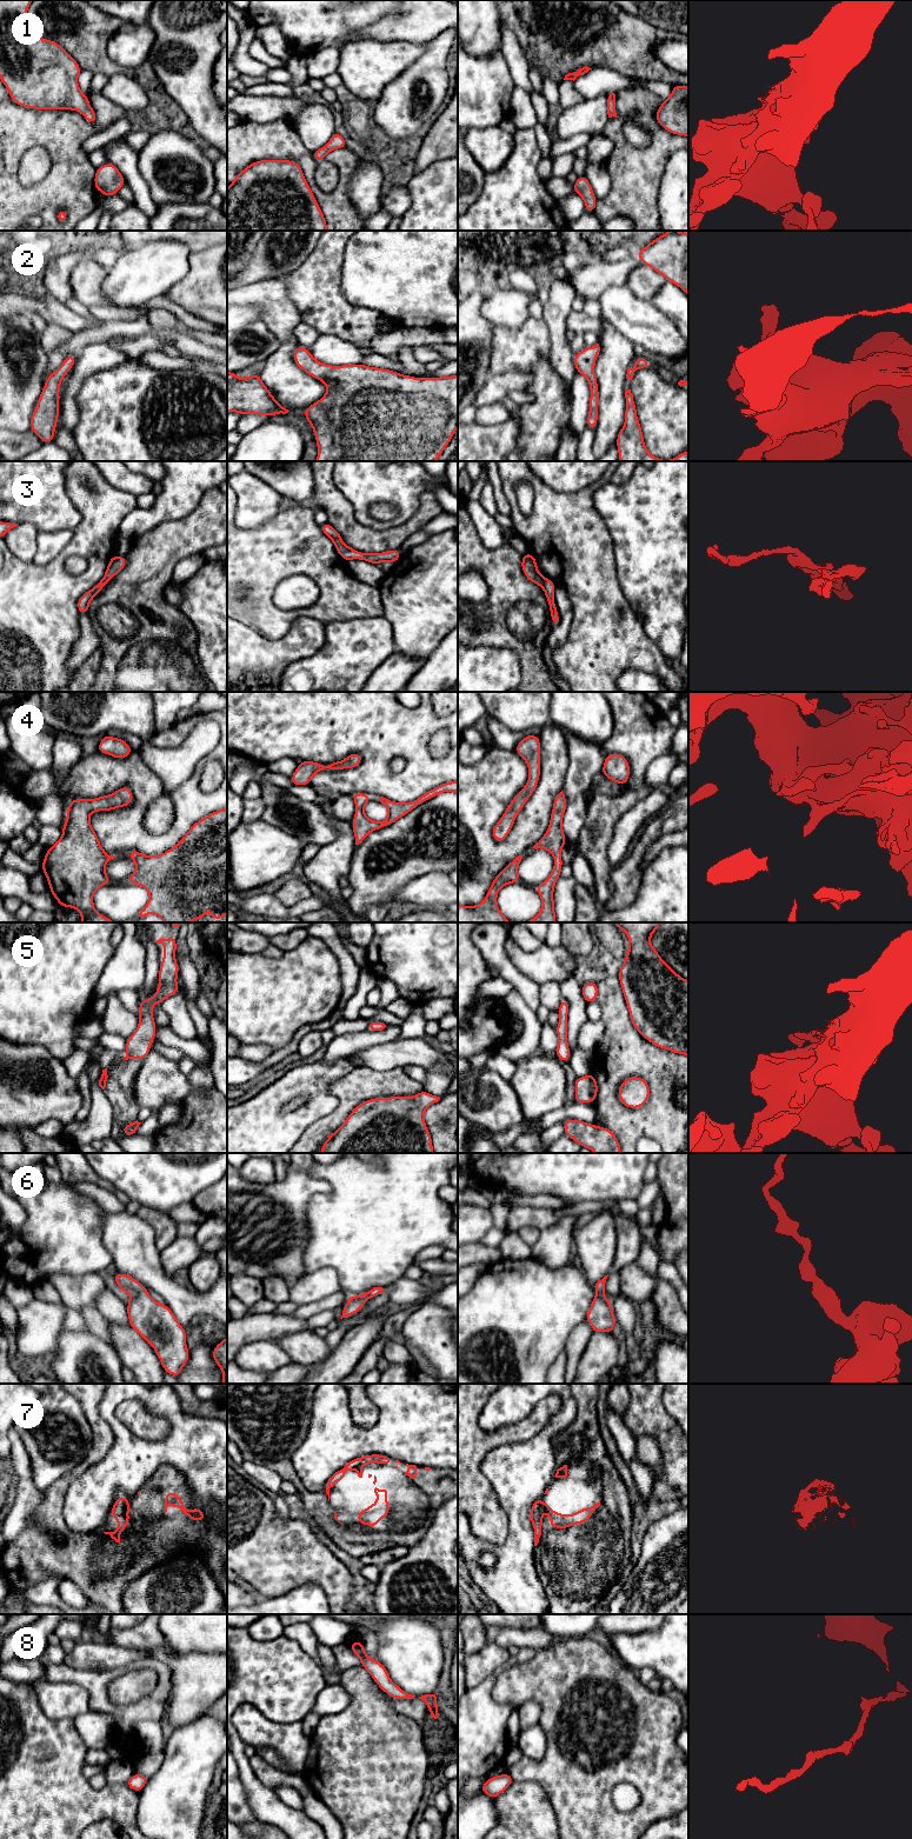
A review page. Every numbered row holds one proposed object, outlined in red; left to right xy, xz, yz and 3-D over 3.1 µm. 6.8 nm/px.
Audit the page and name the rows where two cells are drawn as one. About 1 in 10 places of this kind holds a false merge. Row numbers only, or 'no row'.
no row

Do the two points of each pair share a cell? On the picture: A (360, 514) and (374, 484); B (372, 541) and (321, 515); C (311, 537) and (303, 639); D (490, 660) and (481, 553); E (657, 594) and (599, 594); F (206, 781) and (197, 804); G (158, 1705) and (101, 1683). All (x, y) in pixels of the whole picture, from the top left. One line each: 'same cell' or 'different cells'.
A: same cell
B: different cells
C: same cell
D: different cells
E: different cells
F: different cells
G: same cell

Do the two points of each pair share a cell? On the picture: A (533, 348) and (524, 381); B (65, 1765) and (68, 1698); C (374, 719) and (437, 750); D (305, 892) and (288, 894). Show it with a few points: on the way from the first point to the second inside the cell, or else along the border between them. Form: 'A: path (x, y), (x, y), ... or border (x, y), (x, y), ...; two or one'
A: border (499, 373), (511, 370), (528, 371), (533, 380); two
B: border (41, 1708), (50, 1718), (73, 1720); two
C: border (445, 727), (431, 738), (433, 758); two
D: path (301, 892), (292, 892); one

